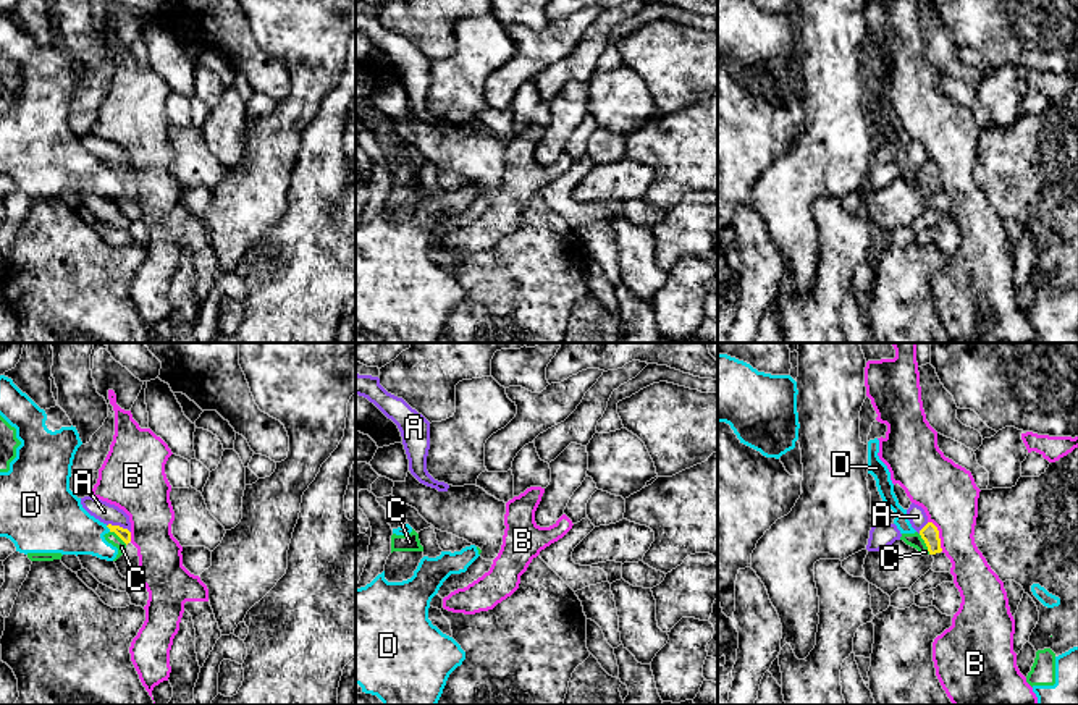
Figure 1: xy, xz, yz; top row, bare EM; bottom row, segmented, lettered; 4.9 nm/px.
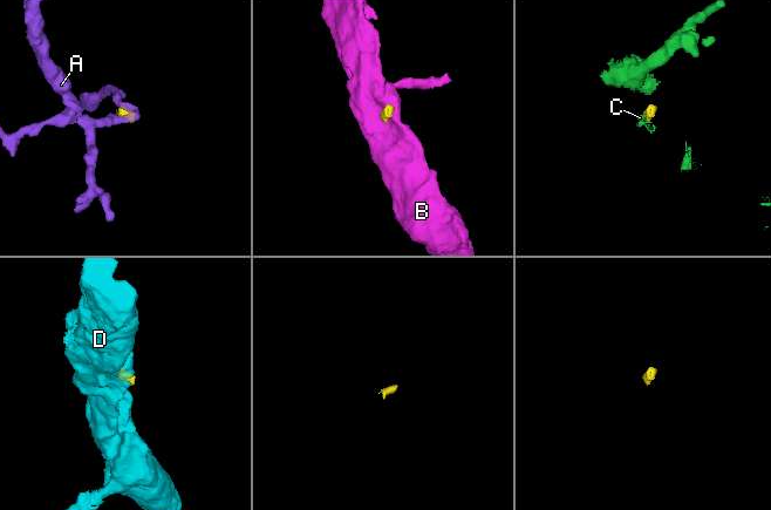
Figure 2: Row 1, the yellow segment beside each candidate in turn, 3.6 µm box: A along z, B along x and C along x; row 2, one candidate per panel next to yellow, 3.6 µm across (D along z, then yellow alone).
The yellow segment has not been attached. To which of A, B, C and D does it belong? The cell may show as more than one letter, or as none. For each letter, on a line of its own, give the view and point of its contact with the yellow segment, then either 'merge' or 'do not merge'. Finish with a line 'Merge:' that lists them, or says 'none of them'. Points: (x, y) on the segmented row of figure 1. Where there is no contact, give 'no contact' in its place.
A: meets yellow in xy at (118, 526); do not merge
B: meets yellow in yz at (938, 536); do not merge
C: meets yellow in yz at (925, 542); do not merge
D: meets yellow in xy at (109, 527); do not merge
Merge: none of them

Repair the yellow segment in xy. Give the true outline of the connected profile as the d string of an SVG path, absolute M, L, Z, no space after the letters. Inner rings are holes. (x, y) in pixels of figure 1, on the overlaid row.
M107 526L110 532L115 532L124 543L124 553L115 561L120 574L126 577L131 584L141 580L141 568L139 568L139 556L137 548L131 543L131 532L120 526Z

